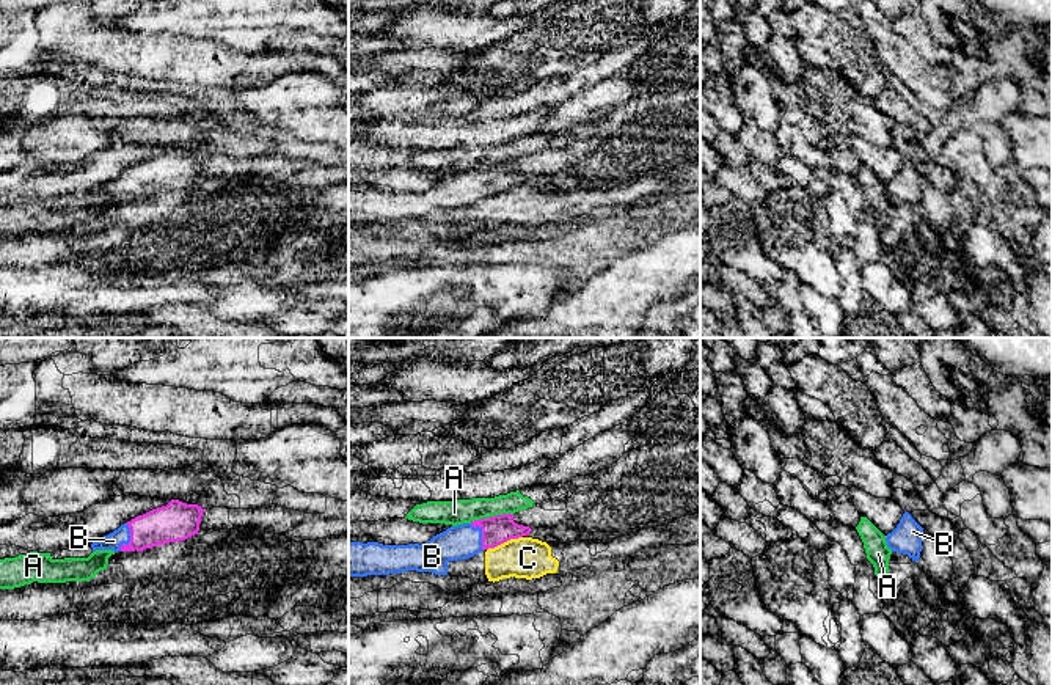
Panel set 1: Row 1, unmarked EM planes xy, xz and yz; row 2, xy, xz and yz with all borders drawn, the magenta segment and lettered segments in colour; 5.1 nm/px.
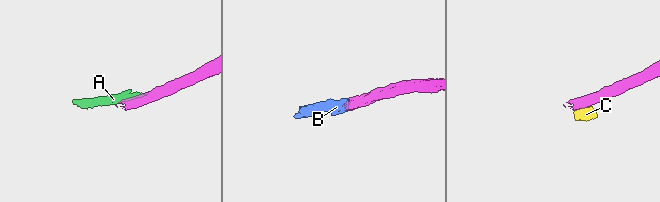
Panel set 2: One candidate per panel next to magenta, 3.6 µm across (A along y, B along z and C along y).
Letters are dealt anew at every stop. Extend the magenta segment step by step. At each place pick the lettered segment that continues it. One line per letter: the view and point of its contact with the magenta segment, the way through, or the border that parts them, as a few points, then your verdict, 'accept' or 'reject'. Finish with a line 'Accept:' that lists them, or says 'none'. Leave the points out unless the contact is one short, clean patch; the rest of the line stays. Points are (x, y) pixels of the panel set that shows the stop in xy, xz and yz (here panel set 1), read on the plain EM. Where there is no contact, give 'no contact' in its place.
A: contact xz (490, 165); border xz (512, 161), (470, 170); reject
B: contact xy (131, 187); way xy (175, 170), (151, 176), (131, 187), (113, 189); accept
C: contact xz (504, 189); border xz (522, 184), (511, 186), (487, 198); reject
Accept: B

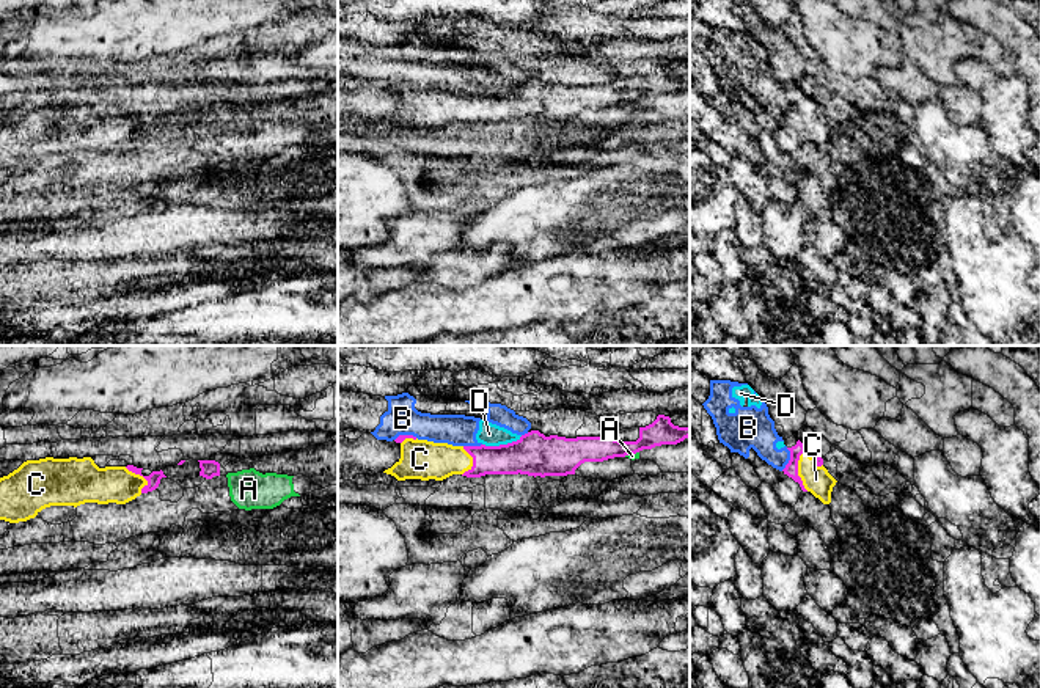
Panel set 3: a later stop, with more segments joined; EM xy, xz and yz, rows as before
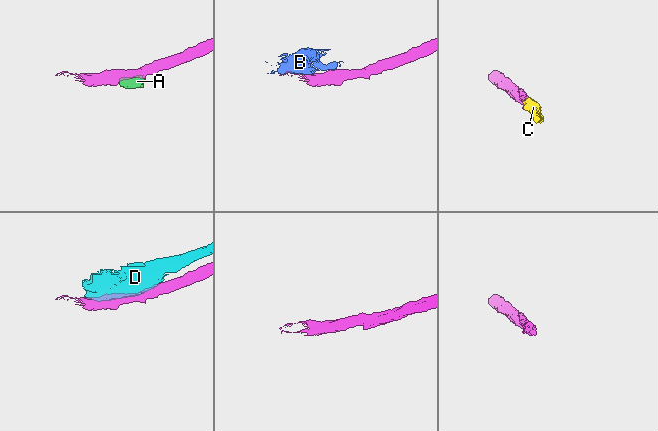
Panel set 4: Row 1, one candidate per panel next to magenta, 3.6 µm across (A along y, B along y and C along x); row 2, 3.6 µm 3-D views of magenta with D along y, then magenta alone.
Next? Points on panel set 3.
A: contact xz (630, 101); border xz (638, 99), (624, 104); reject
B: contact yz (790, 107); reject
C: contact yz (797, 120); accept
D: contact xz (501, 93); border xz (522, 84), (506, 91), (483, 93); reject
Accept: C

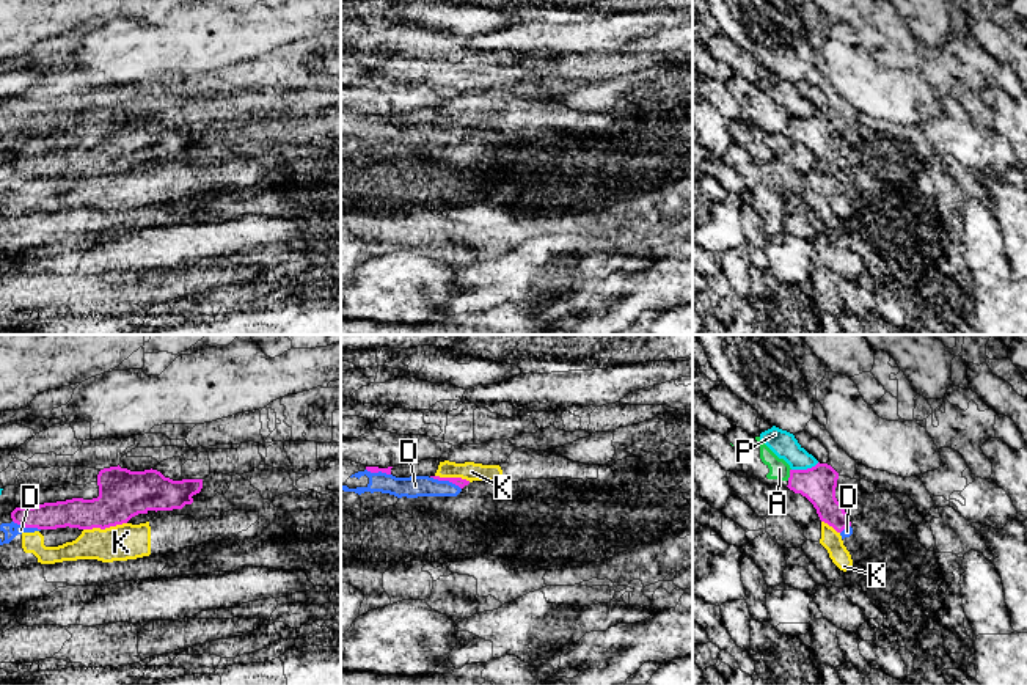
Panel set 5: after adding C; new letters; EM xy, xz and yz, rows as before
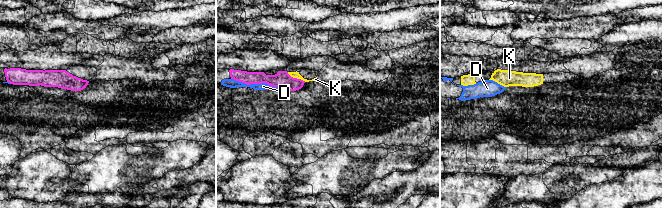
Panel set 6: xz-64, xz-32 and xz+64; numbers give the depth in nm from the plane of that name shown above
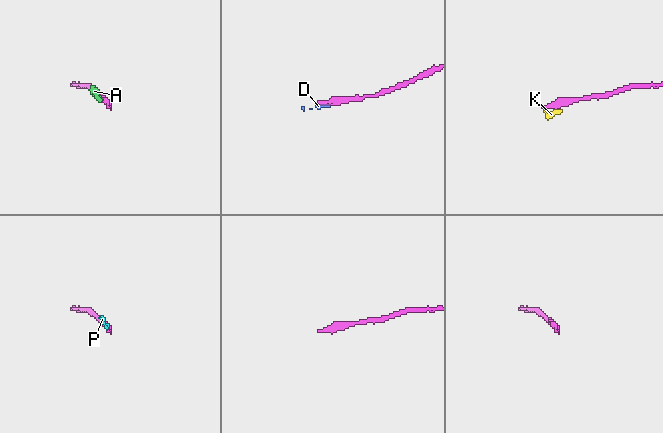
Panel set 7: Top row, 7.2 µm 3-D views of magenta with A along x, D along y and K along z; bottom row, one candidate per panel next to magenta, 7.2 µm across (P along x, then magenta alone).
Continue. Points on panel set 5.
A: contact yz (790, 123); reject
D: contact xz (446, 128); way xz (457, 129), (446, 128), (440, 134), (415, 134); accept
K: contact xy (104, 176); border xy (126, 170), (84, 178); reject
P: contact yz (804, 118); reject
Accept: D

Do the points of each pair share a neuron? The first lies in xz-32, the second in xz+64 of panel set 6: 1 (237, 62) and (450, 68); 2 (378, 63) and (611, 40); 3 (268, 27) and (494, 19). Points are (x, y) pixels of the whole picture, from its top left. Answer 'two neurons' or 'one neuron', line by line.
1: one neuron
2: two neurons
3: two neurons

